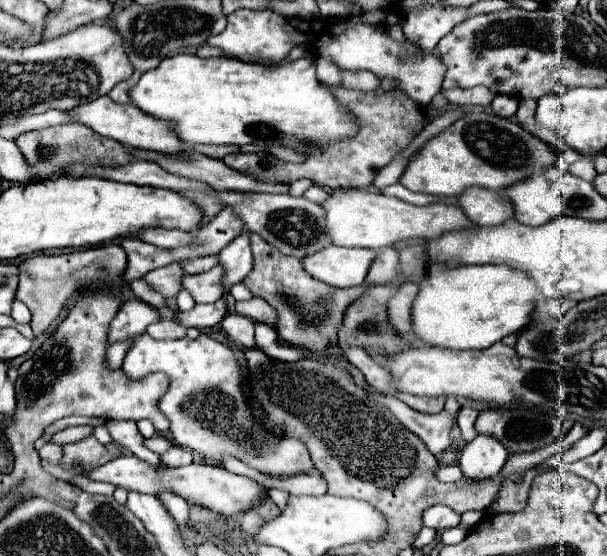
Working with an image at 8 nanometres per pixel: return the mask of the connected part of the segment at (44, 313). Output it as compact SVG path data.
M108 244L60 256L32 256L20 264L20 270L22 272L16 298L30 308L32 330L34 334L40 334L52 324L52 320L60 314L64 302L76 290L94 288L94 284L104 284L106 278L110 284L122 286L122 272L126 270L126 252L120 244Z

